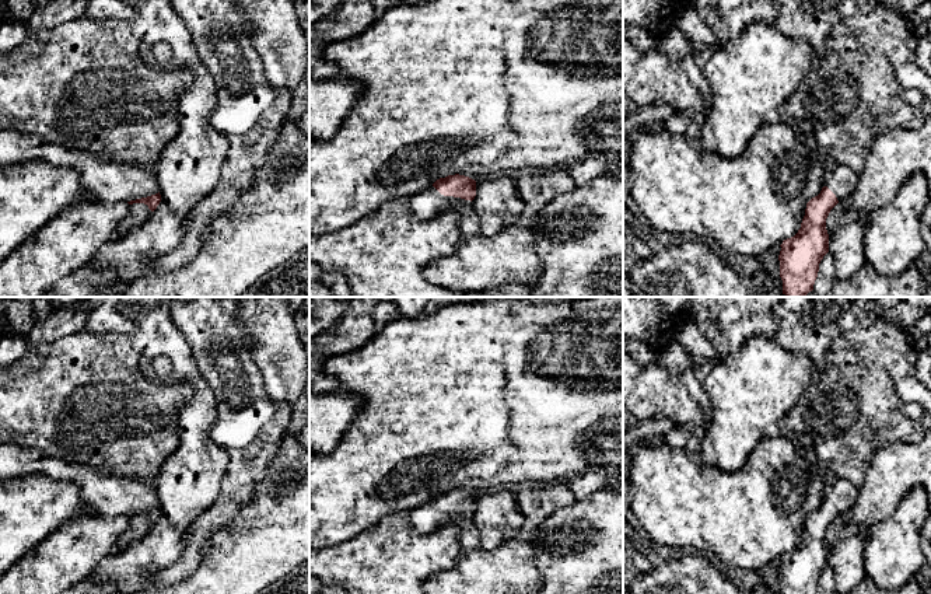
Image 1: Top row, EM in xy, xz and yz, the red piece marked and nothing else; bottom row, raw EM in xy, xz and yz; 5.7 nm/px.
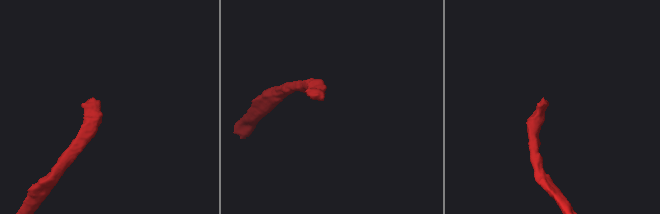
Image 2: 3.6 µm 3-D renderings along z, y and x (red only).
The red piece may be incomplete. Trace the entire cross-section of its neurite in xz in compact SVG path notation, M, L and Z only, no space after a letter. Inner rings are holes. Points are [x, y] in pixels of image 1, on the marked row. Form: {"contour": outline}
{"contour": "M455 174L440 178L431 186L405 199L416 217L427 219L462 205L472 206L475 196L476 181Z"}

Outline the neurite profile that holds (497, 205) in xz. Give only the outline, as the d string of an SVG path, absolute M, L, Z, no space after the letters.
M490 177L476 181L472 209L479 219L479 233L491 237L519 224L526 206L517 192L515 179Z

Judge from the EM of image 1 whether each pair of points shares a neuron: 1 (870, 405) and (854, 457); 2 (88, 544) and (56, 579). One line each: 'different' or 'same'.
1: same
2: same

